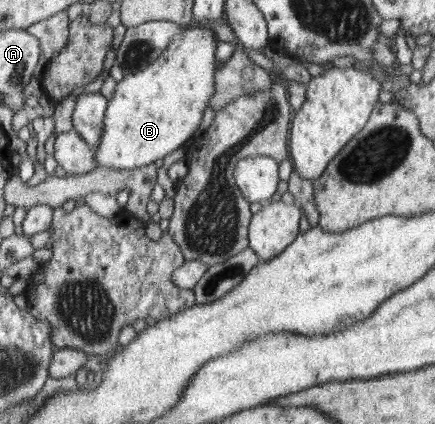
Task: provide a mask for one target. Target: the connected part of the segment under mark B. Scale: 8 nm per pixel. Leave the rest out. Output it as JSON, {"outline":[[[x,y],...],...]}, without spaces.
{"outline":[[[189,22],[151,67],[125,75],[117,83],[105,114],[101,142],[95,150],[96,165],[133,169],[154,163],[167,154],[178,156],[177,148],[197,130],[215,94],[218,41],[212,29]]]}

